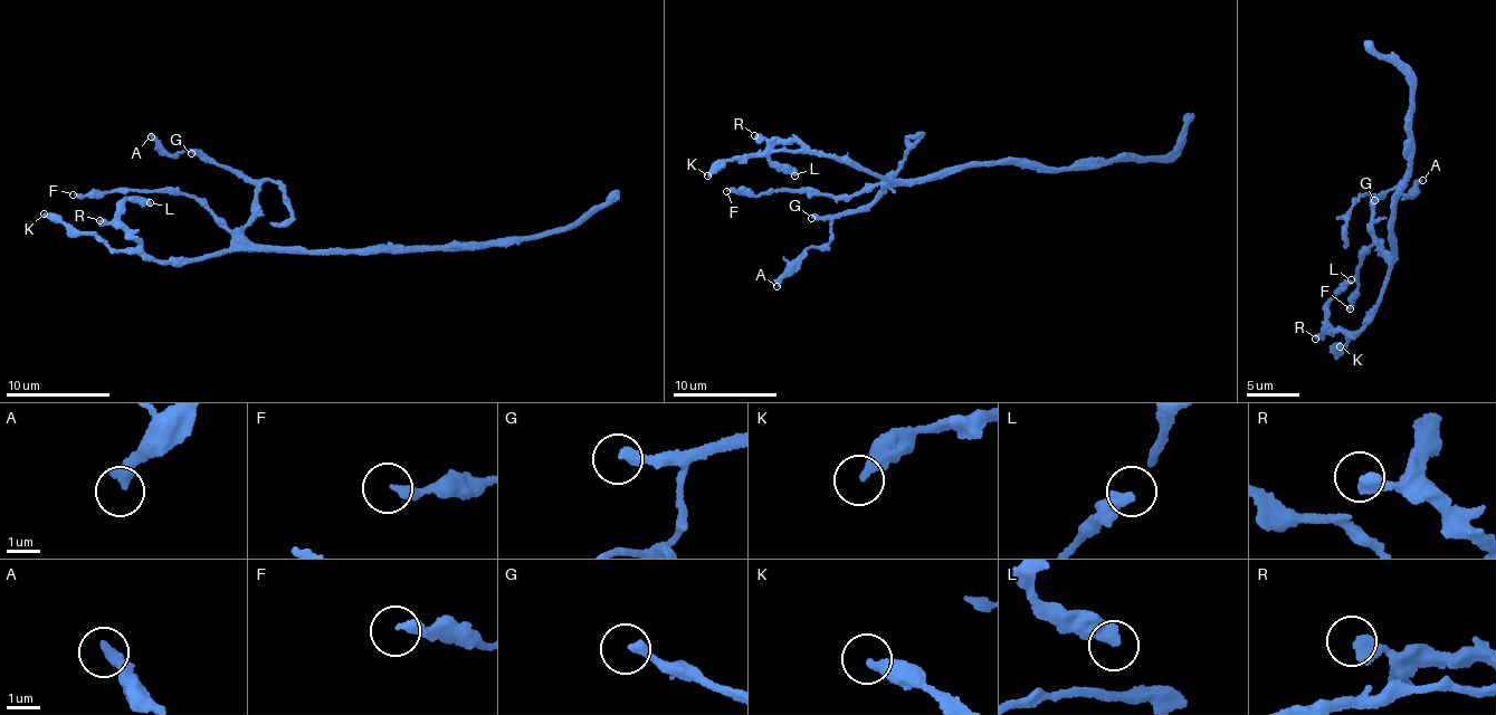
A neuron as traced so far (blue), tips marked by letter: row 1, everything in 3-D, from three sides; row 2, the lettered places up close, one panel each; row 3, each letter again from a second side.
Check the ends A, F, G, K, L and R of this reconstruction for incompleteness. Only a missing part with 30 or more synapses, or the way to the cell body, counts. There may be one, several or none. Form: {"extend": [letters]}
{"extend": []}

